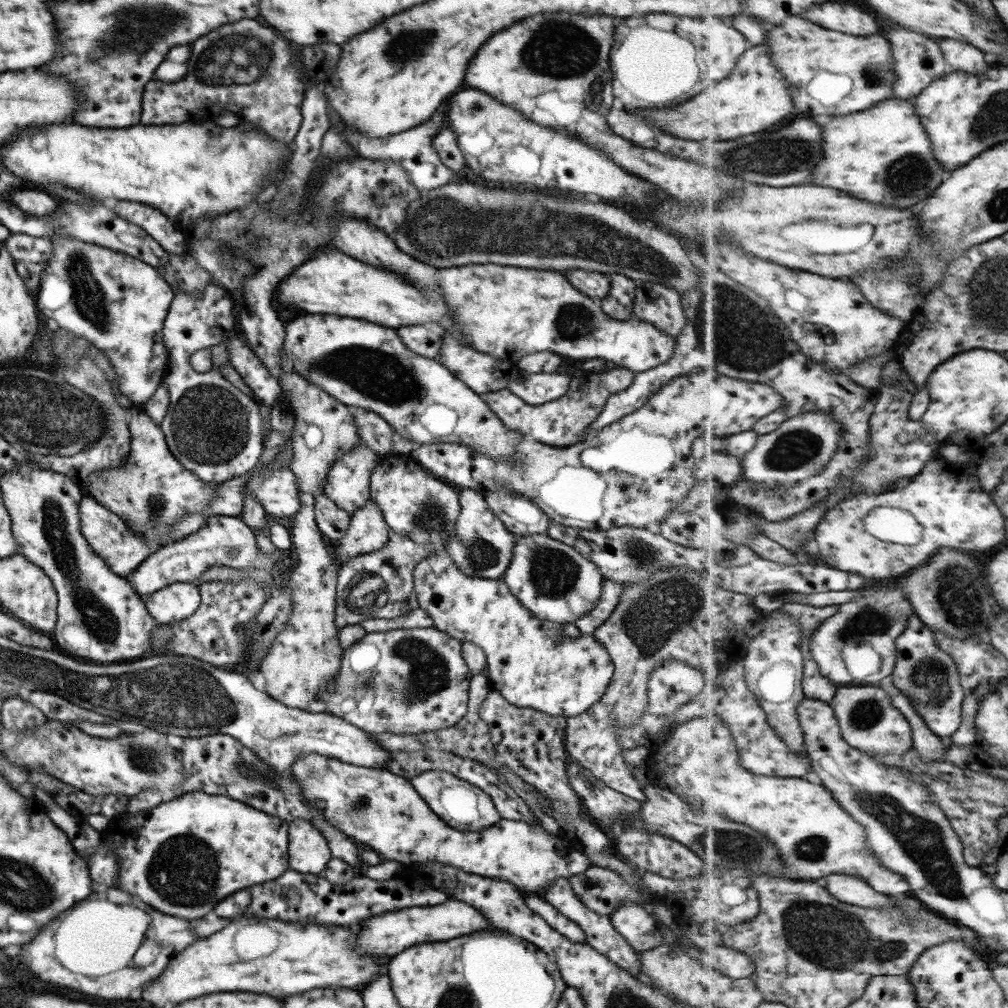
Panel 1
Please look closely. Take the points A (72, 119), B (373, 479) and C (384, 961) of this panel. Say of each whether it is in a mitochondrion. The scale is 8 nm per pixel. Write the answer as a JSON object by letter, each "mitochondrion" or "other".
{"A":"other","B":"other","C":"other"}

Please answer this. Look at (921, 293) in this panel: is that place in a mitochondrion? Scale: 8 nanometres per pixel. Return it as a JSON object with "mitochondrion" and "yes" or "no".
{"mitochondrion":"no"}

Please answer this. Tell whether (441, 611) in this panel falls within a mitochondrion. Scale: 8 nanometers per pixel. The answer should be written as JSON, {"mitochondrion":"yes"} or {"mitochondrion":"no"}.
{"mitochondrion":"no"}

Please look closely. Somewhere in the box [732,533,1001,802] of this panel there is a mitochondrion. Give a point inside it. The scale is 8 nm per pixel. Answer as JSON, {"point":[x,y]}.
{"point":[960,608]}

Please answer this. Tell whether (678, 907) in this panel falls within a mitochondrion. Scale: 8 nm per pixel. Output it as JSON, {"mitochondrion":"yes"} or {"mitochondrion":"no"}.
{"mitochondrion":"no"}

